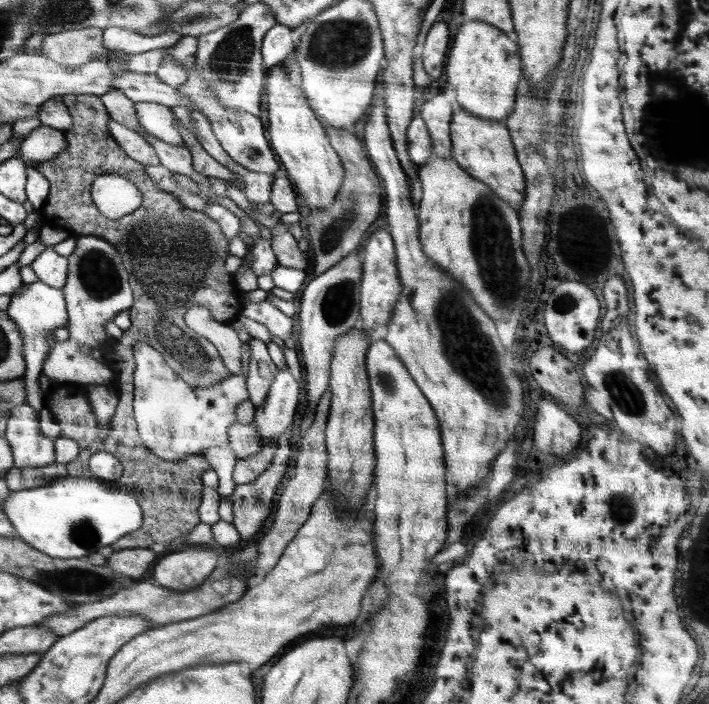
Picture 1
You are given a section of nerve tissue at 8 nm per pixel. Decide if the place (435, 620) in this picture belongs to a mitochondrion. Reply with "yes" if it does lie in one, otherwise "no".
no

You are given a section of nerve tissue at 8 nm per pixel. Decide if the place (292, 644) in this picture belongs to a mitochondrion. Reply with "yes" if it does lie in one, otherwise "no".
no

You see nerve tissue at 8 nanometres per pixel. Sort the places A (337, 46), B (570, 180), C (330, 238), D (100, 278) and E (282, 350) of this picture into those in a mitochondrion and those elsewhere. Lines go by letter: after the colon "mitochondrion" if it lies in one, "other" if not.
A: mitochondrion
B: other
C: mitochondrion
D: mitochondrion
E: other

